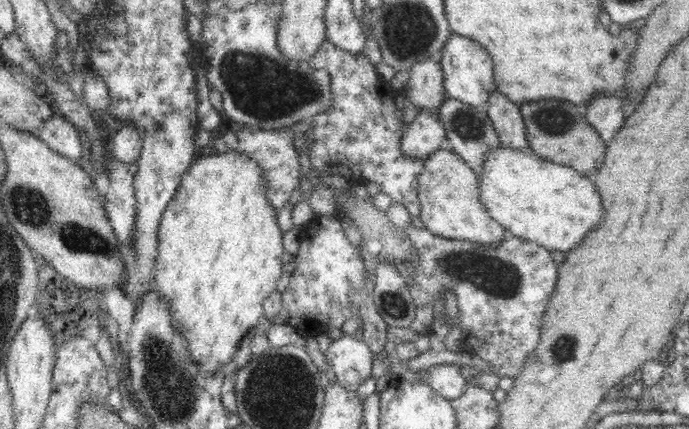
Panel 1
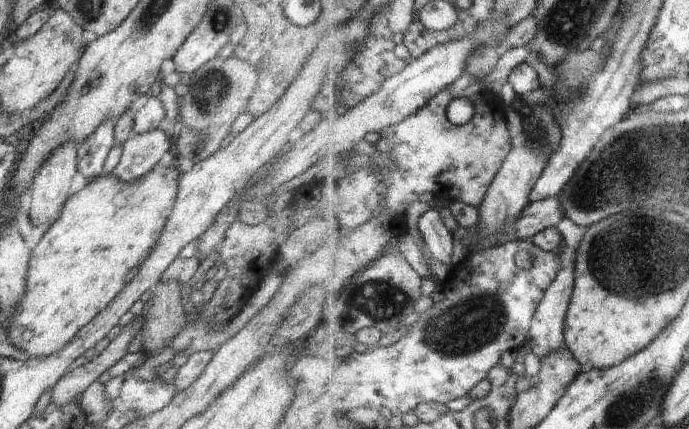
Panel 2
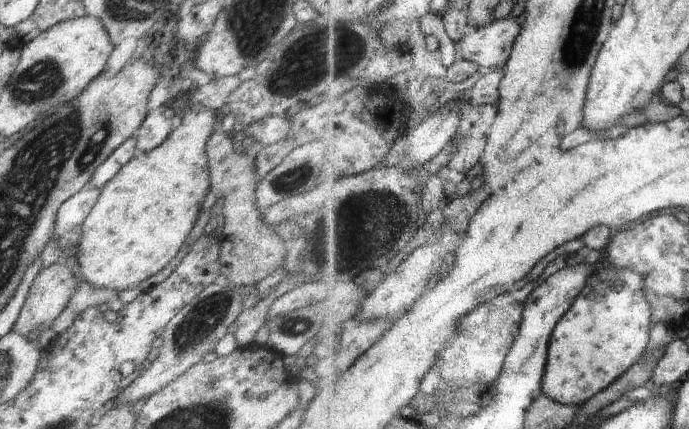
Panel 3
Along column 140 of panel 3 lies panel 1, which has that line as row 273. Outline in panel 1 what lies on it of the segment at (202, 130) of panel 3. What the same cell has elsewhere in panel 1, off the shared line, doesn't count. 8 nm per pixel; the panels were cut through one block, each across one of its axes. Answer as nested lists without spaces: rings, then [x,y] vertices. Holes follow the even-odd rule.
[[[222,152],[222,154],[201,157],[193,162],[181,177],[182,180],[179,182],[172,200],[162,213],[158,229],[157,258],[155,259],[152,282],[157,294],[167,302],[173,322],[179,324],[179,333],[187,340],[189,357],[200,366],[200,370],[204,370],[206,374],[214,374],[220,366],[228,363],[236,355],[245,336],[251,335],[261,321],[265,319],[263,312],[264,299],[277,290],[276,282],[284,273],[282,258],[286,255],[286,251],[284,251],[284,244],[282,243],[283,232],[278,227],[278,210],[274,206],[270,206],[266,198],[266,181],[263,177],[263,170],[255,160],[248,158],[245,154]]]

